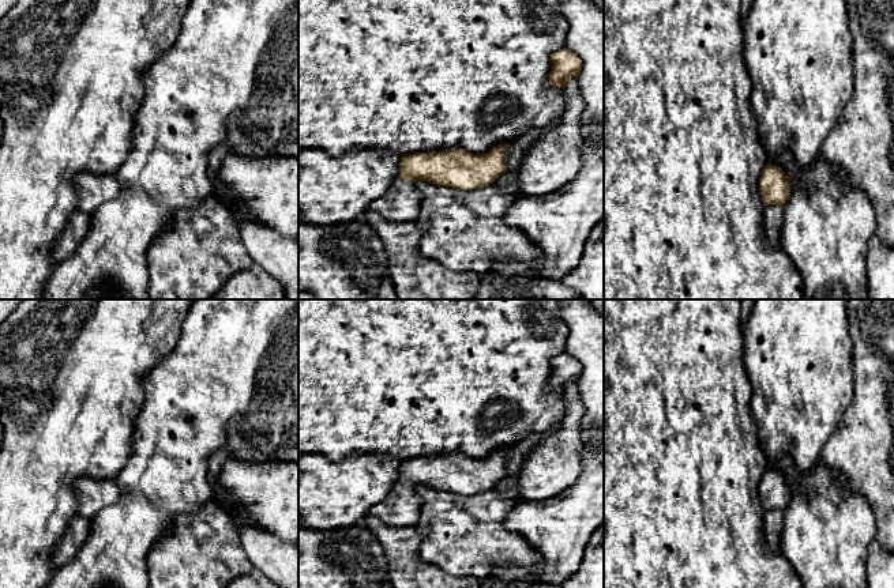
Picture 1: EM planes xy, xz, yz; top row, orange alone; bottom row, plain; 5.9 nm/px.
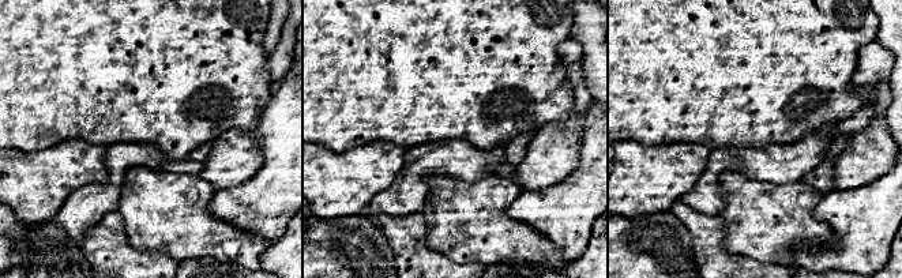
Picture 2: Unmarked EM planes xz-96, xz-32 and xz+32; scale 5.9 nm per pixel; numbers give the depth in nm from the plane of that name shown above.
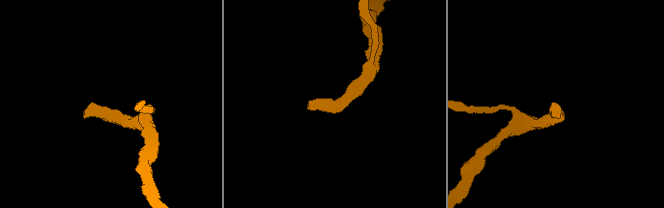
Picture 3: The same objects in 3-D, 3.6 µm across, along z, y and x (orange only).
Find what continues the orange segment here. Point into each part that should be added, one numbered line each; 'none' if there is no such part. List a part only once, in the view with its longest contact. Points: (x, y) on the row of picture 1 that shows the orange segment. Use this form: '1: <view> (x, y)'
1: xz (401, 203)

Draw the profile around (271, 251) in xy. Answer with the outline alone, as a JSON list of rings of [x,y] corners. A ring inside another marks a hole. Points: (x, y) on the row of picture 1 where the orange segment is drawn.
[[[256,220],[236,225],[253,264],[281,283],[285,299],[298,299],[298,240],[288,238]]]

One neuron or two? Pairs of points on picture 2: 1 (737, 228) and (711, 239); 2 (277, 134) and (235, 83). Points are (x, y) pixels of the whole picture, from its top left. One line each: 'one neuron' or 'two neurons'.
1: two neurons
2: two neurons

